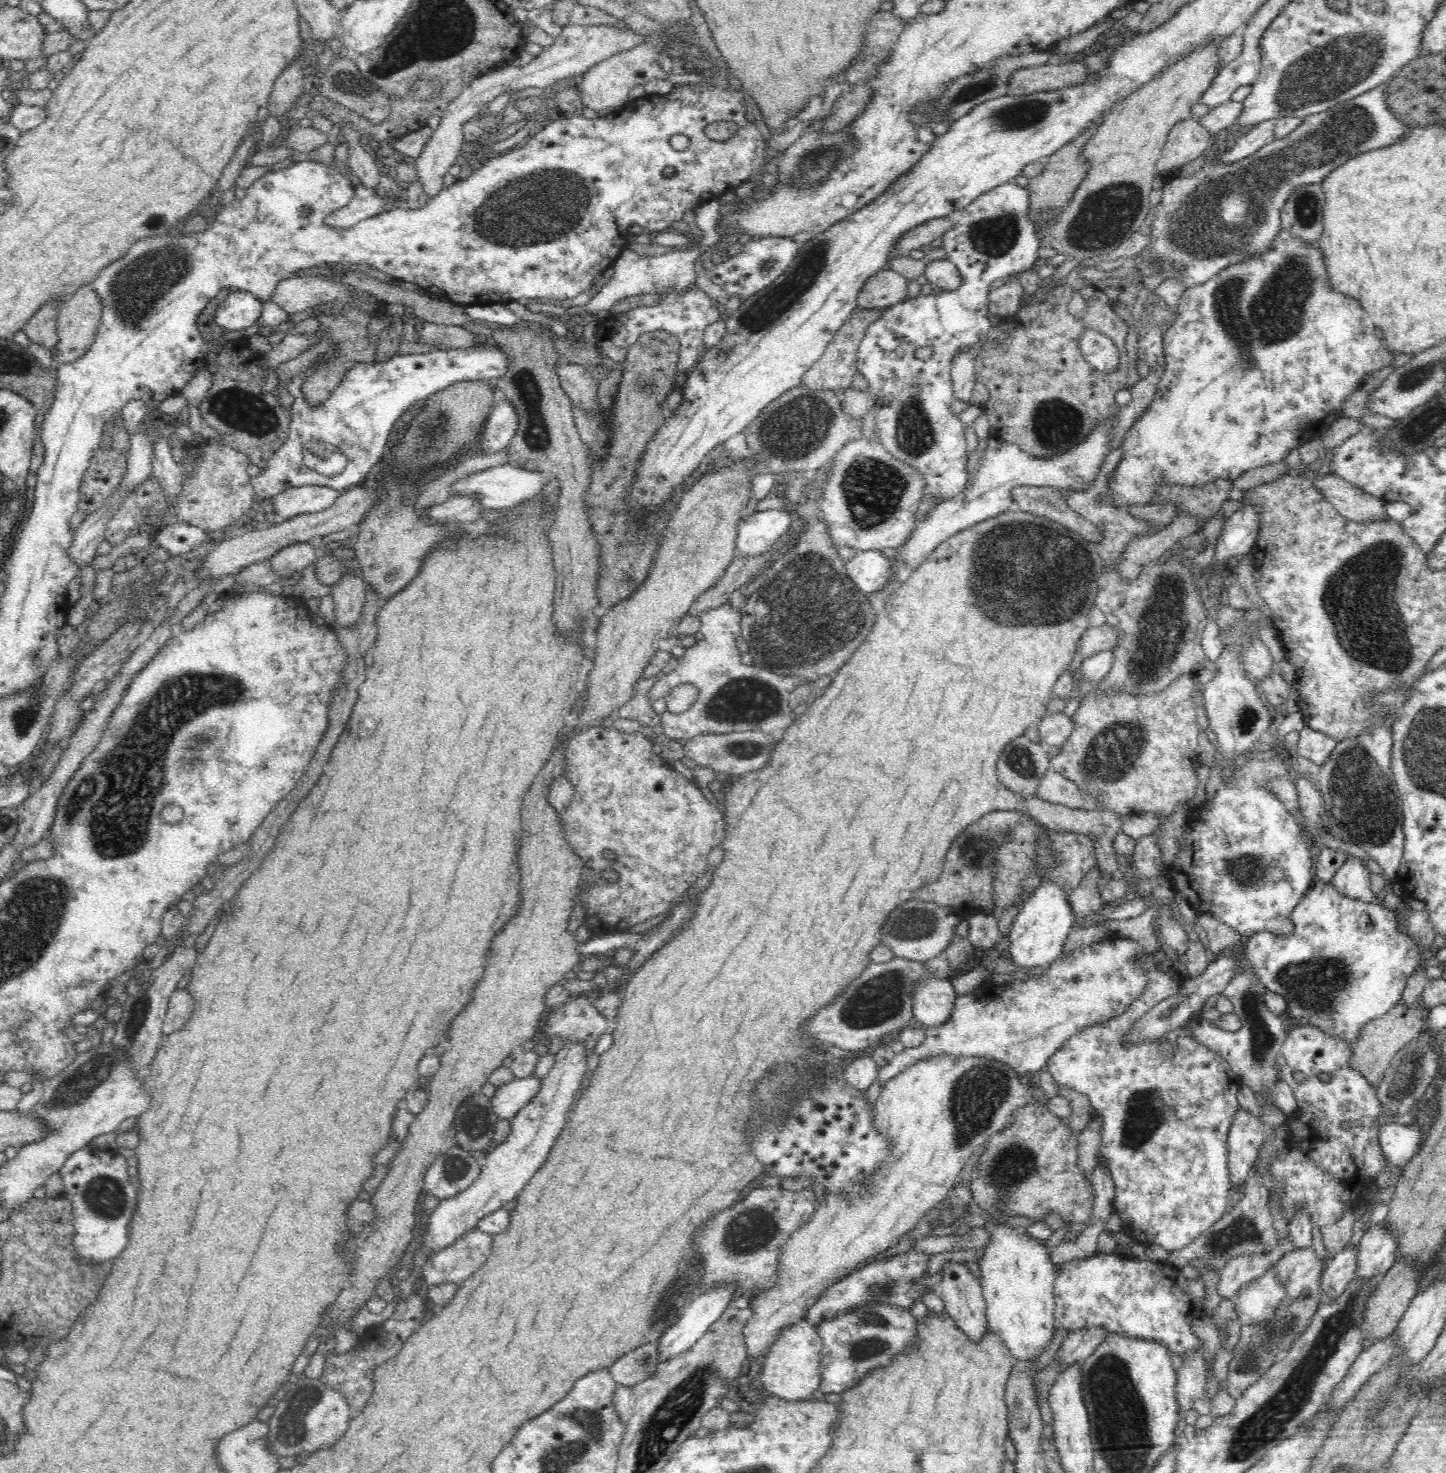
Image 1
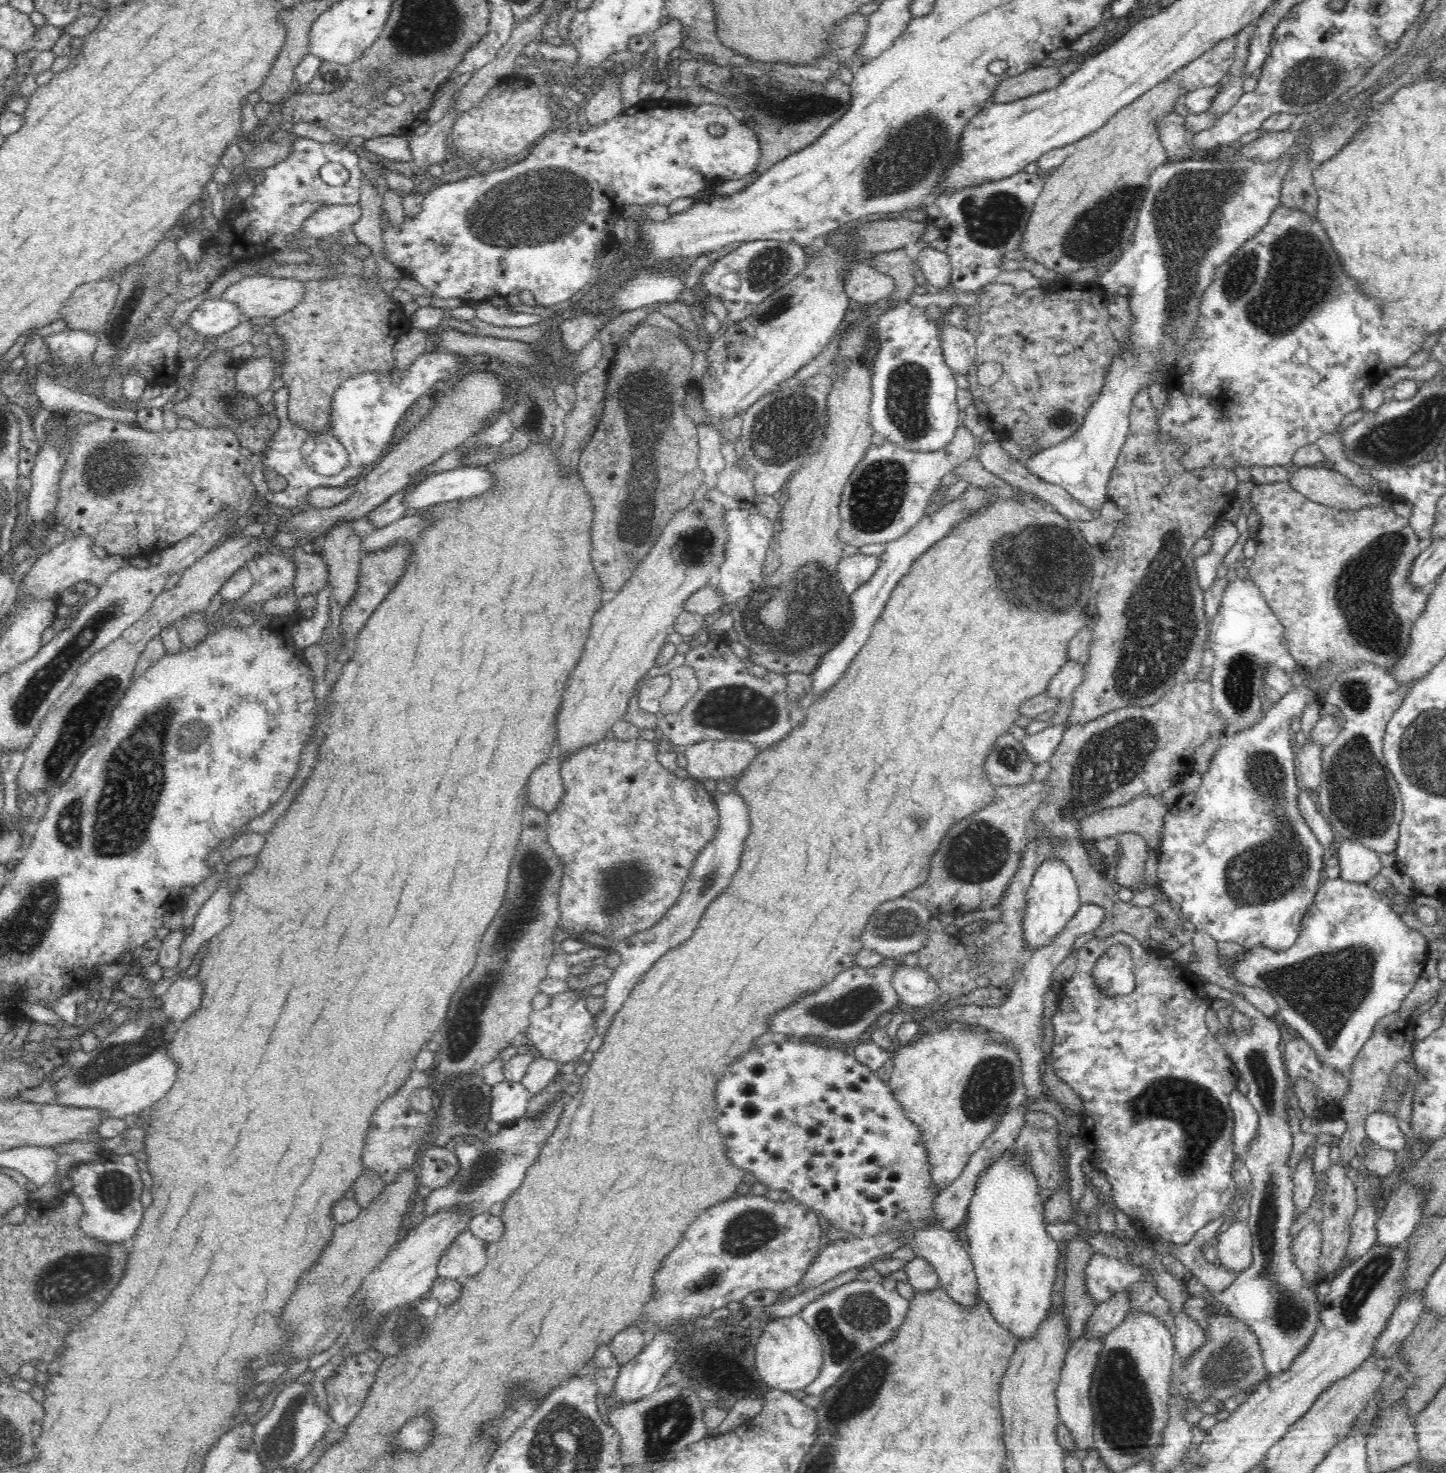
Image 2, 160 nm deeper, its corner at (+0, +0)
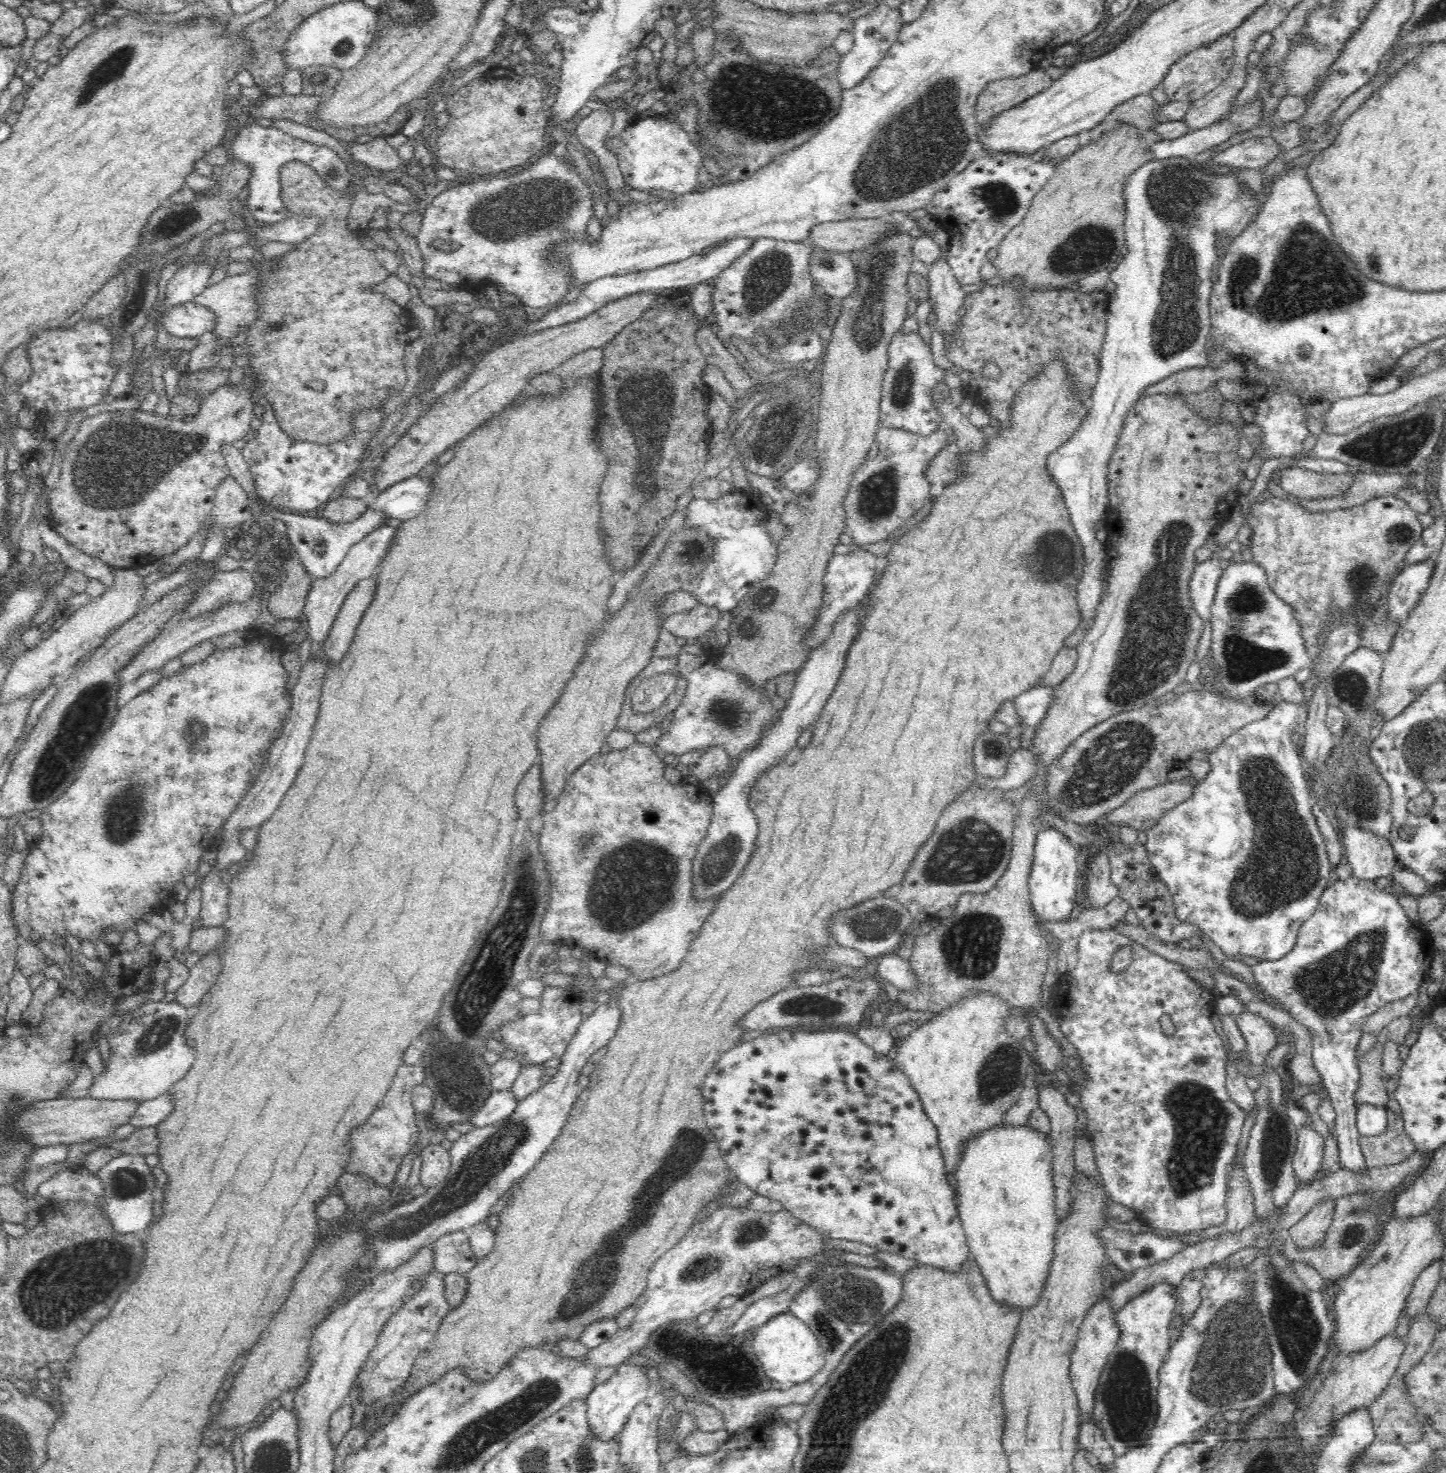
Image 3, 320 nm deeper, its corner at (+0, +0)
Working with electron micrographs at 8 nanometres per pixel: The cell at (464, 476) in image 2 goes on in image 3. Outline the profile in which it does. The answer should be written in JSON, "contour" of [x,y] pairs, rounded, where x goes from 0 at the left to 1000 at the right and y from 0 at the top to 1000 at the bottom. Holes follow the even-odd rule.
{"contour":[[[286,322],[258,336],[254,339],[254,345],[263,348],[268,352],[284,353],[293,346],[300,333],[297,325]]]}

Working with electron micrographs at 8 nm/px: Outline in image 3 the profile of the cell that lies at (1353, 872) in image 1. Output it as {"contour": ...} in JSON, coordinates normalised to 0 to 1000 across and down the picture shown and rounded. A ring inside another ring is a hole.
{"contour":[[[938,561],[927,563],[927,568],[929,584],[935,589],[936,596],[952,599],[971,589],[959,569]]]}

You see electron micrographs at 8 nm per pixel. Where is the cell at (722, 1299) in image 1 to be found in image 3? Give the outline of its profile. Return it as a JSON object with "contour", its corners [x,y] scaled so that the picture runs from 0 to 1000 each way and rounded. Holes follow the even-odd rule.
{"contour":[[[437,925],[427,927],[427,931],[418,940],[413,940],[406,948],[406,962],[411,975],[415,978],[425,978],[433,967],[437,957],[452,945],[445,928]]]}

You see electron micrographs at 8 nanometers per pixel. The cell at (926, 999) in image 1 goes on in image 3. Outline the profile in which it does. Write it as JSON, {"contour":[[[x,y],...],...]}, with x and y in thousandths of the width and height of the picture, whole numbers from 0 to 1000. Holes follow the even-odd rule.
{"contour":[[[620,646],[613,647],[603,651],[602,656],[622,673],[630,673],[636,669],[635,663],[631,660],[629,653],[622,650]]]}

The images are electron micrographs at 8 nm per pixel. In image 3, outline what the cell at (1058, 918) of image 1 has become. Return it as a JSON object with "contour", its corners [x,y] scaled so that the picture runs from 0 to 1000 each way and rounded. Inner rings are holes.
{"contour":[[[729,561],[719,563],[715,576],[715,585],[712,597],[713,616],[719,625],[733,626],[741,623],[746,618],[744,611],[746,577],[737,567]]]}

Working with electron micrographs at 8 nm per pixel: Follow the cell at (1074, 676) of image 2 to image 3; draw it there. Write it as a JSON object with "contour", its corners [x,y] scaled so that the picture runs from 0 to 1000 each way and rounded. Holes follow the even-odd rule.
{"contour":[[[716,466],[701,474],[705,490],[707,494],[717,494],[723,486],[727,475],[729,473],[730,466]]]}

